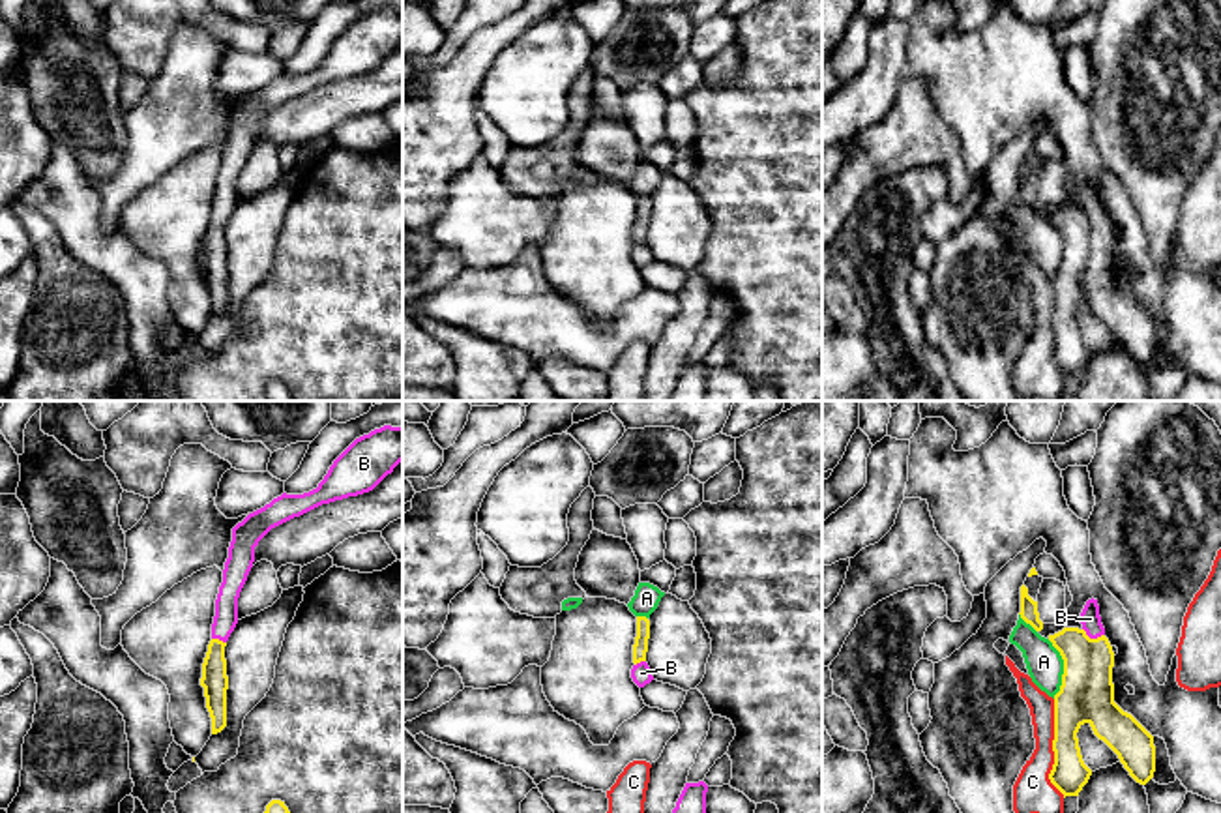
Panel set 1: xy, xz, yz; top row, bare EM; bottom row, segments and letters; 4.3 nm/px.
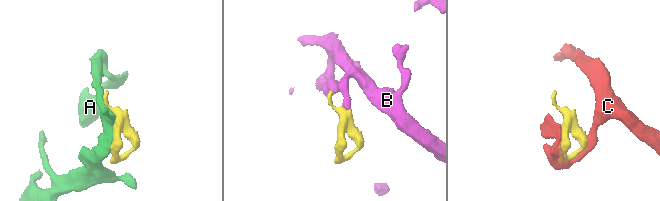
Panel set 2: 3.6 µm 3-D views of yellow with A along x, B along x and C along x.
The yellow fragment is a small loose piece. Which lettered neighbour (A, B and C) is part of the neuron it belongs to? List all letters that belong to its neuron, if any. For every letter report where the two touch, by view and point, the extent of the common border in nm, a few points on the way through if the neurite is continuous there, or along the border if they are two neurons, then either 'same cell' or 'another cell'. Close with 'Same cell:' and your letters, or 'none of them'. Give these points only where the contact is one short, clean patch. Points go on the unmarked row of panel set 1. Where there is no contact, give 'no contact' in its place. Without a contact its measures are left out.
A: yz (1064, 250) | 260 nm | another cell
B: yz (1092, 220) | 100 nm | across yz (1087, 276), (1092, 220), (1090, 199) | same cell
C: yz (1053, 328) | 420 nm | another cell
Same cell: B

